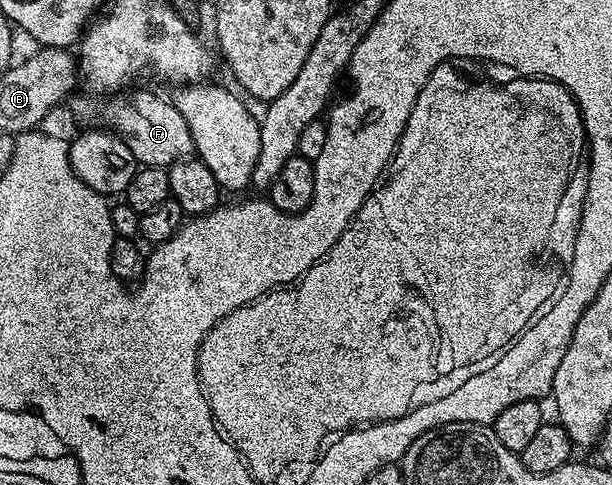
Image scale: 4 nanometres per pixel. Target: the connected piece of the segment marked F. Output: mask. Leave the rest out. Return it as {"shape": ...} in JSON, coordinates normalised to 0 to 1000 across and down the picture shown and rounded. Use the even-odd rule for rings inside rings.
{"shape":[[[239,184],[222,186],[219,200],[176,202],[167,225],[167,249],[175,268],[204,289],[227,342],[276,344],[317,315],[314,270],[307,270],[307,254],[301,254],[301,237],[294,237],[283,206],[270,208]]]}

